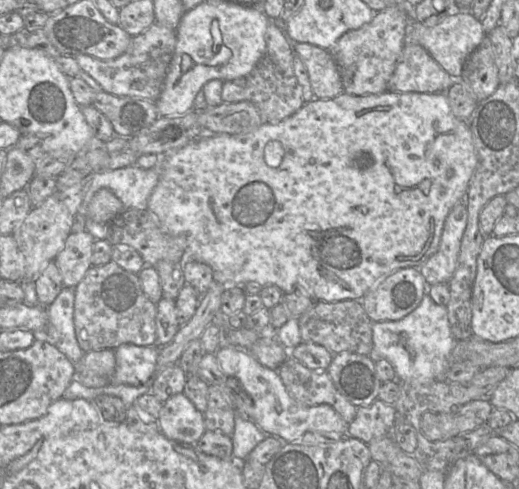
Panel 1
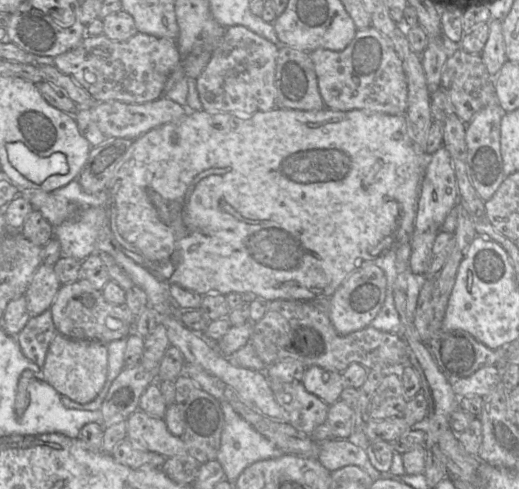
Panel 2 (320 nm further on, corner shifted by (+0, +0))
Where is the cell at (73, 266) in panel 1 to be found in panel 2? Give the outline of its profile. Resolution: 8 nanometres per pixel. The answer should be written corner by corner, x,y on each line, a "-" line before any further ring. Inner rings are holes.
41,264
24,293
30,316
50,309
60,287
53,266

